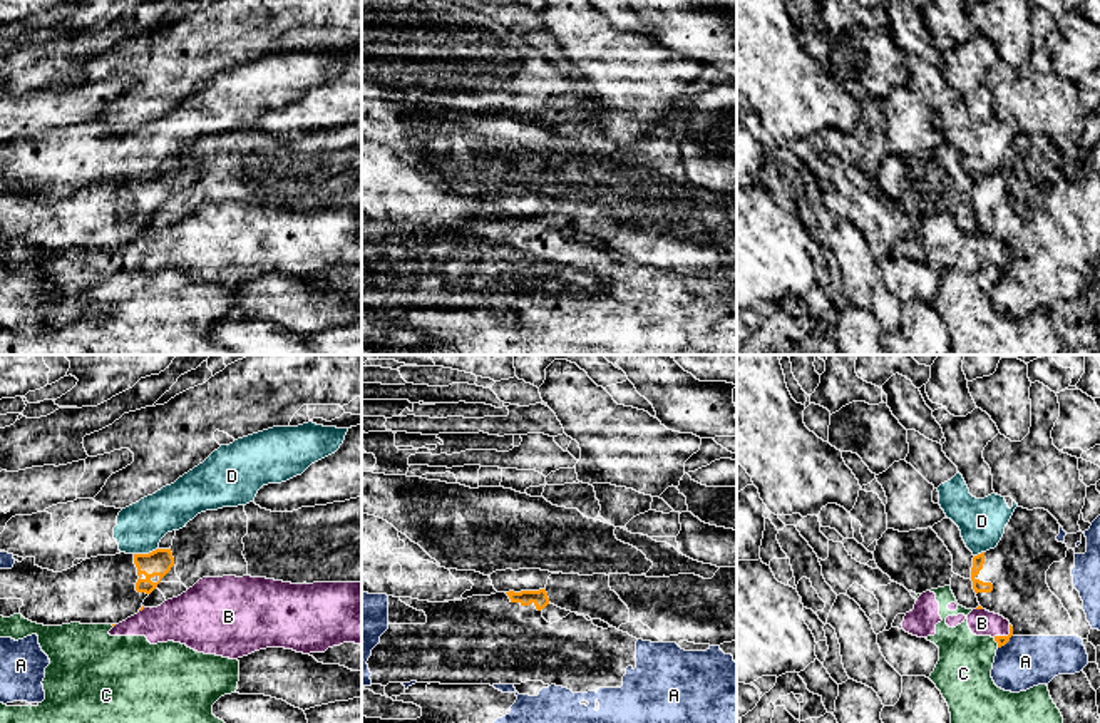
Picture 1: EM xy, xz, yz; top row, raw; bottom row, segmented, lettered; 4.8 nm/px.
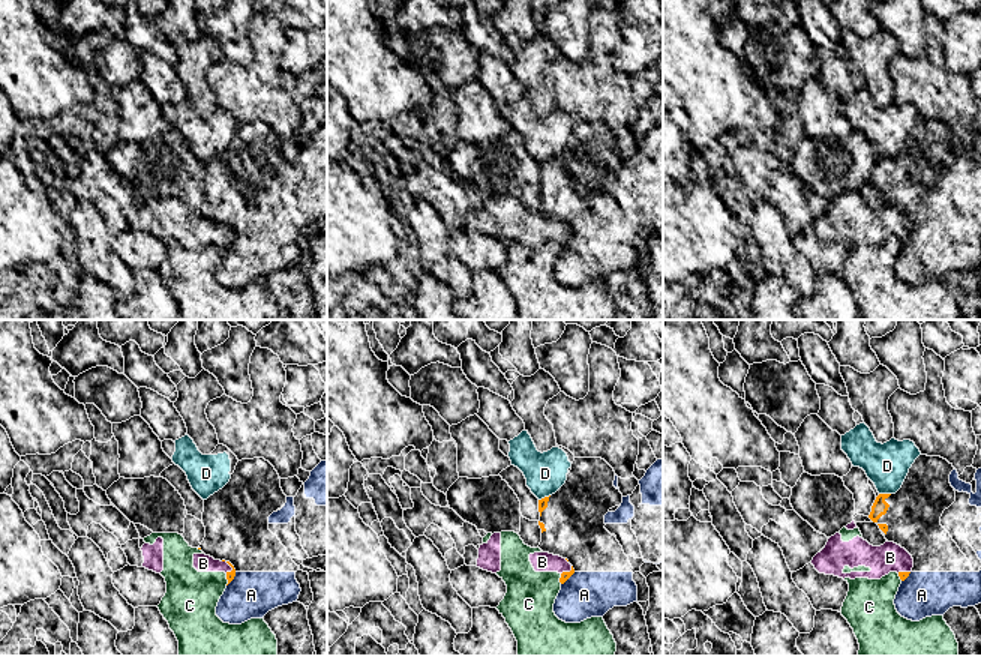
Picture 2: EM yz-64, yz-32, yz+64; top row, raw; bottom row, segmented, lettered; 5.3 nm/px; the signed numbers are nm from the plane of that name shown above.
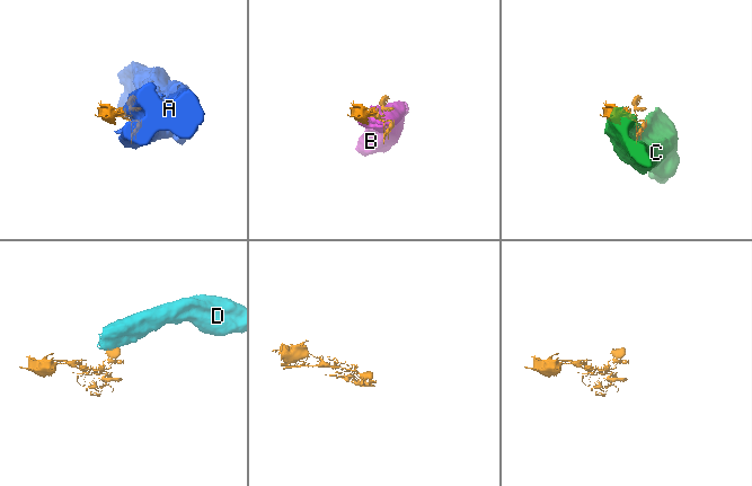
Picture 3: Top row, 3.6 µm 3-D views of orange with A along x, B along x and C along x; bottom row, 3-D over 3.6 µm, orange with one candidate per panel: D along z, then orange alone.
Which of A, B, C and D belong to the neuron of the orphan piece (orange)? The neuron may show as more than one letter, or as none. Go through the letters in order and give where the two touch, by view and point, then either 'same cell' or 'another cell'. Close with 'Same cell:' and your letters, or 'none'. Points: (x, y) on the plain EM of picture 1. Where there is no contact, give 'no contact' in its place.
A: yz (1005, 268) | another cell
B: yz (1005, 261) | same cell
C: yz (997, 266) | another cell
D: xy (144, 179) | another cell
Same cell: B

